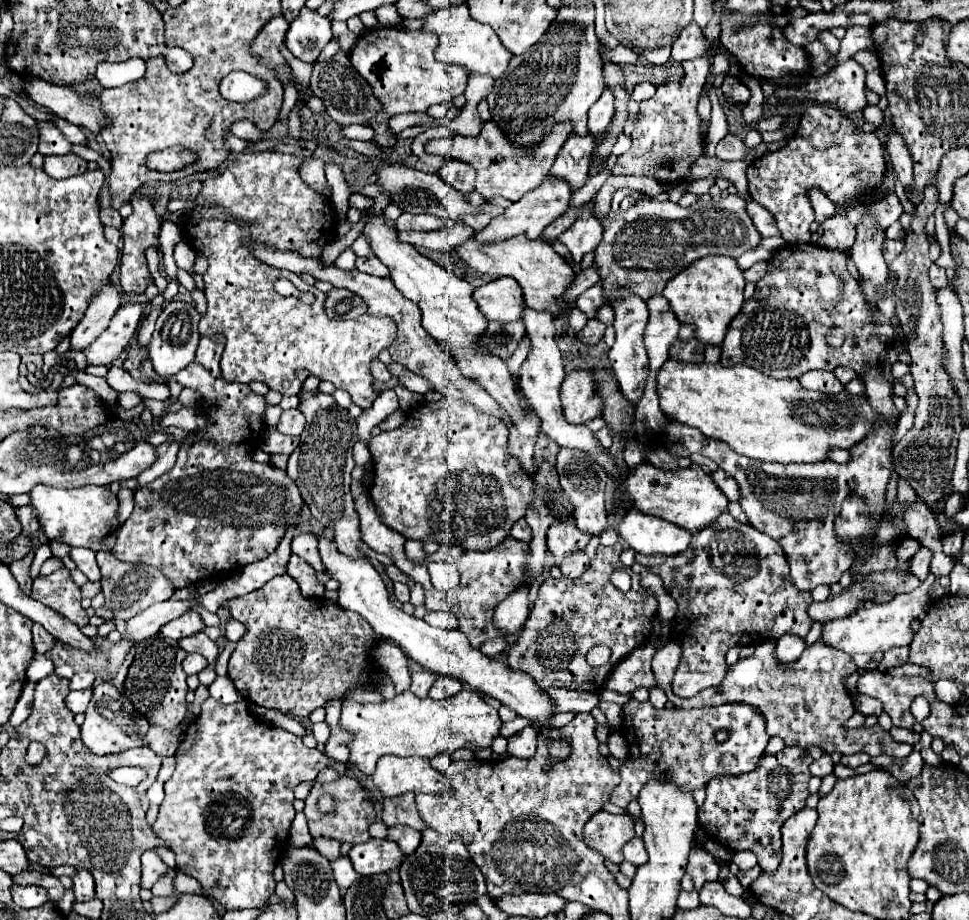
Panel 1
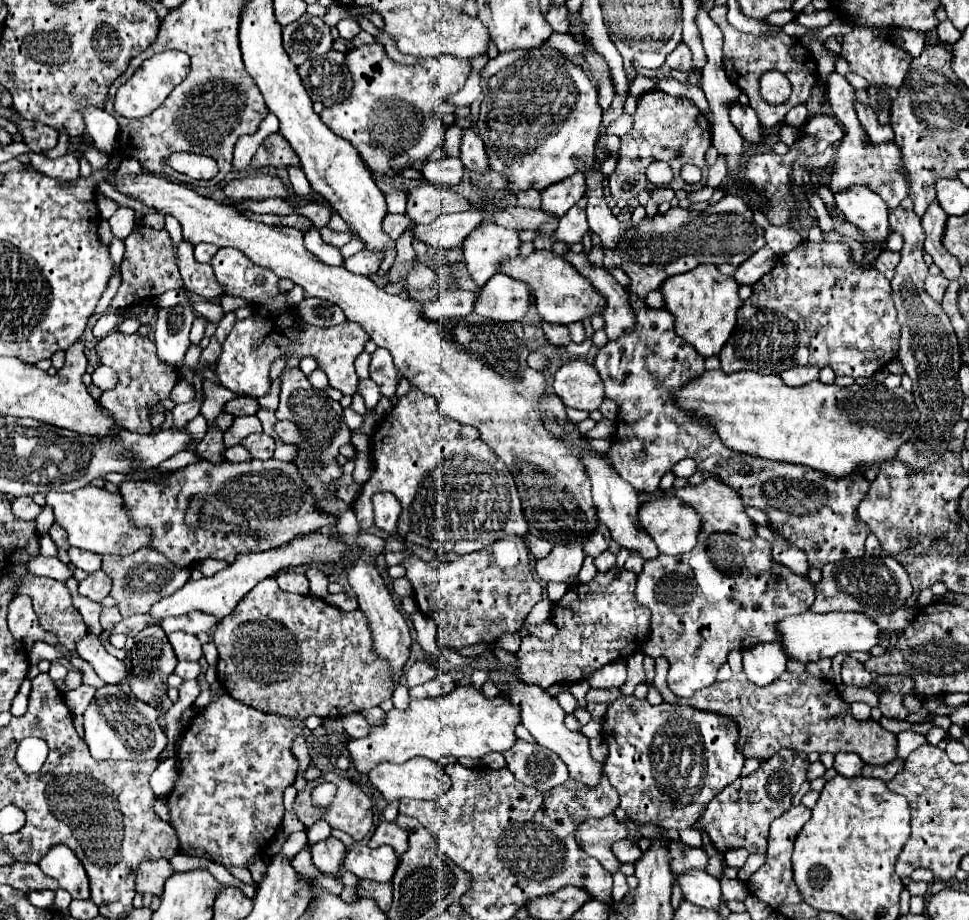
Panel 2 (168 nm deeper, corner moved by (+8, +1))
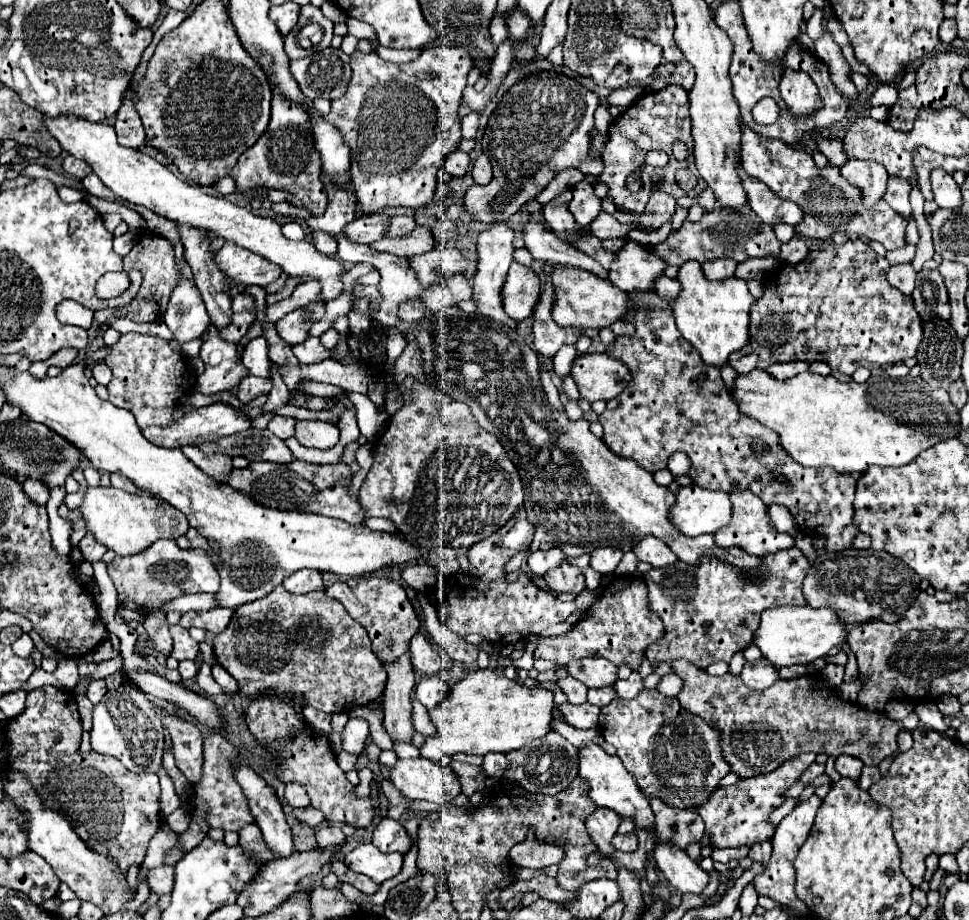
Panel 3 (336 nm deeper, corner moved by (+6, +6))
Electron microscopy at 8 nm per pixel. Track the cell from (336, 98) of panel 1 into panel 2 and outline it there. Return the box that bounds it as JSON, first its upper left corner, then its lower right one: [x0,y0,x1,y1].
[297,50,353,106]

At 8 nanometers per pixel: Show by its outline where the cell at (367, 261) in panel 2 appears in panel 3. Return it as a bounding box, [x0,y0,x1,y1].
[371,225,435,257]

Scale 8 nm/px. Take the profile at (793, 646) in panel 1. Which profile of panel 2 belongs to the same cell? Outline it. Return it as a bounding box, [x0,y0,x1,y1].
[743,642,787,684]

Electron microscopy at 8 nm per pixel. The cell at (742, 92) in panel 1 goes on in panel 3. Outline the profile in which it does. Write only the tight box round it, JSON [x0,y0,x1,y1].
[741,127,907,251]

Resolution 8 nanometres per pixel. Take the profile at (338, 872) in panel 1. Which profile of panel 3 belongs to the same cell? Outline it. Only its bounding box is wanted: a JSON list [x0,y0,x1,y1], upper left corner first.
[315,825,345,847]

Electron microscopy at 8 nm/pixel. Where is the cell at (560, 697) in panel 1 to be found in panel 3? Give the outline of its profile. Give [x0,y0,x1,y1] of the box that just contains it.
[615,671,645,699]

